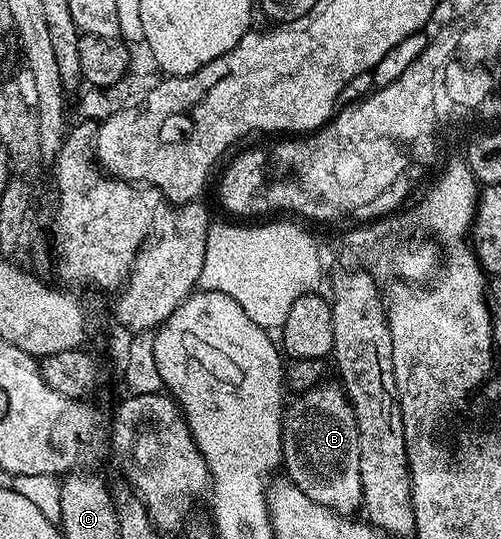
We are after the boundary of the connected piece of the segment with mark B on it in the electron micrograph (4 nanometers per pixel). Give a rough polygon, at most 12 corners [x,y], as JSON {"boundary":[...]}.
{"boundary":[[347,393],[287,403],[282,466],[308,501],[352,516],[364,496]]}

